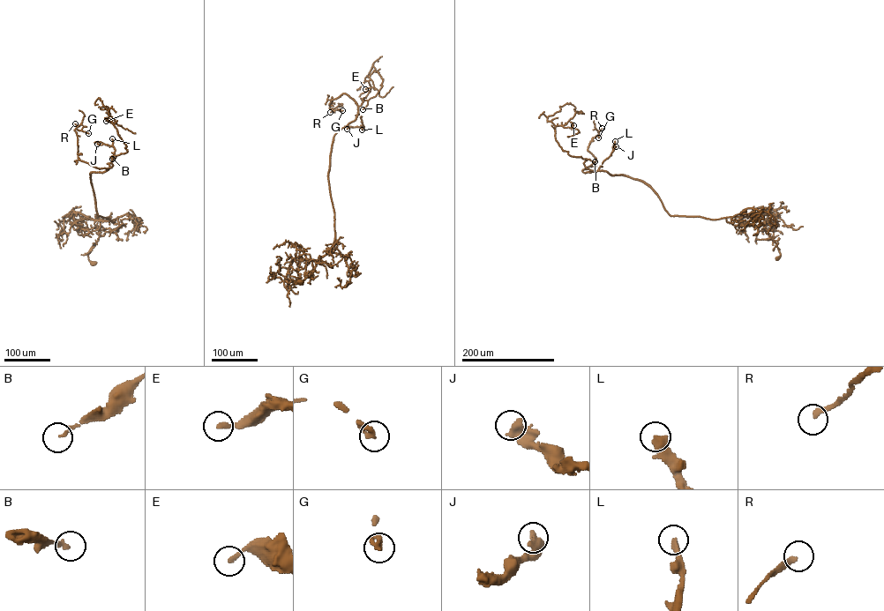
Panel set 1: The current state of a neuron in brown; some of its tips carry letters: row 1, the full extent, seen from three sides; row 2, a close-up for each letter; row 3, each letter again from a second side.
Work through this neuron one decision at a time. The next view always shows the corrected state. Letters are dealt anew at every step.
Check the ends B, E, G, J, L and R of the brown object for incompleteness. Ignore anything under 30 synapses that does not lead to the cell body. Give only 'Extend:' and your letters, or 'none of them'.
Extend: E, L

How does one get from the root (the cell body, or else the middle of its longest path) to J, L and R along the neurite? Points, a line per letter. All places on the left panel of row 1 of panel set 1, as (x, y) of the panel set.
J: (93, 264), (88, 255), (100, 220), (115, 220), (98, 215), (90, 177), (109, 167), (115, 149), (97, 144)
L: (93, 264), (88, 255), (100, 220), (115, 220), (97, 214), (90, 175), (109, 167), (112, 138)
R: (93, 264), (88, 255), (100, 220), (115, 220), (97, 214), (90, 175), (109, 167), (79, 160), (75, 123)

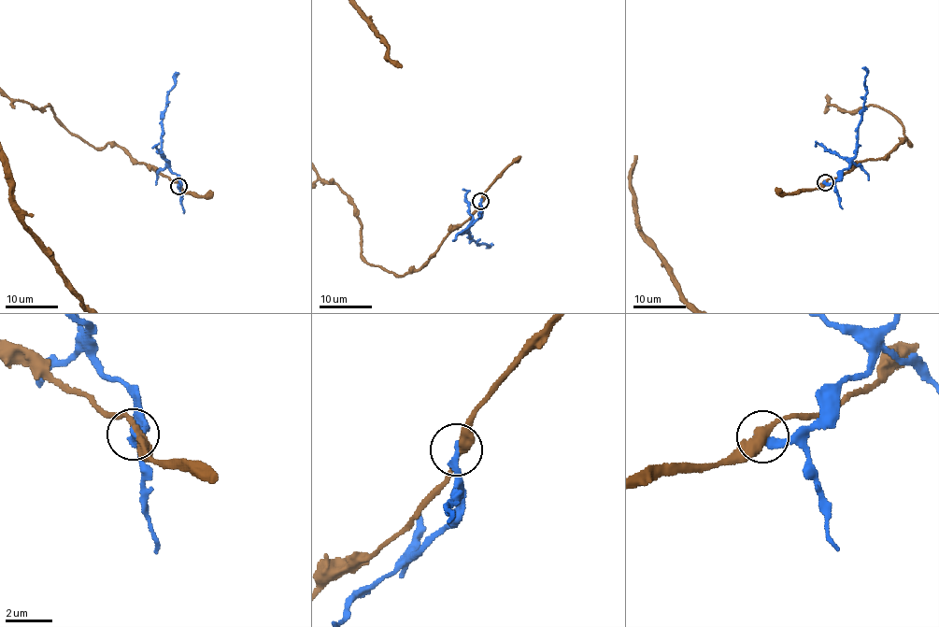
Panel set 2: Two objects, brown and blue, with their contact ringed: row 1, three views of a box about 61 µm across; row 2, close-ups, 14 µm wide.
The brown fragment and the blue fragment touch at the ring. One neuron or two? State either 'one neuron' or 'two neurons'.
two neurons

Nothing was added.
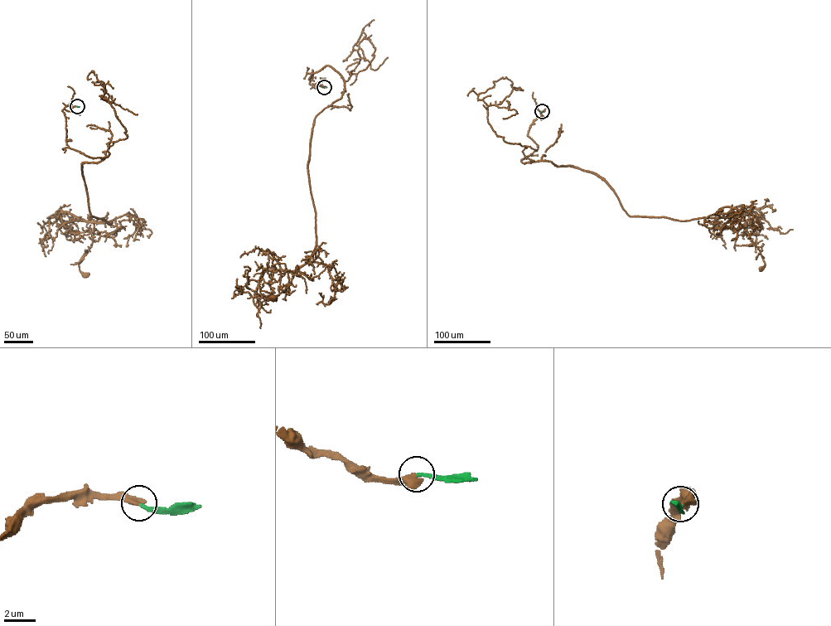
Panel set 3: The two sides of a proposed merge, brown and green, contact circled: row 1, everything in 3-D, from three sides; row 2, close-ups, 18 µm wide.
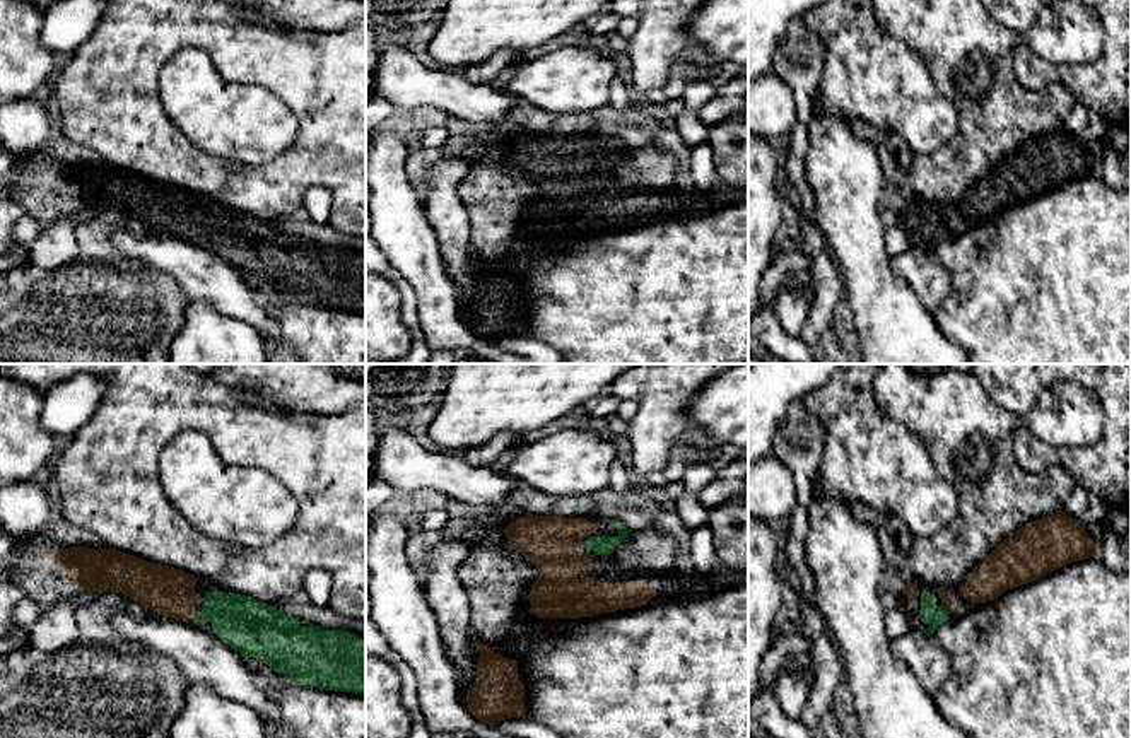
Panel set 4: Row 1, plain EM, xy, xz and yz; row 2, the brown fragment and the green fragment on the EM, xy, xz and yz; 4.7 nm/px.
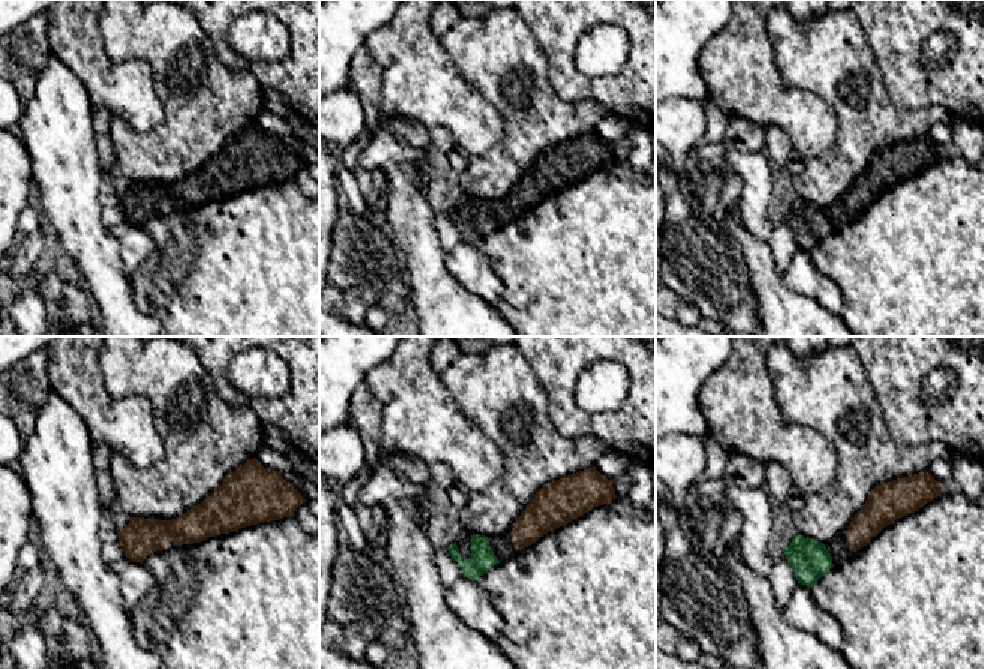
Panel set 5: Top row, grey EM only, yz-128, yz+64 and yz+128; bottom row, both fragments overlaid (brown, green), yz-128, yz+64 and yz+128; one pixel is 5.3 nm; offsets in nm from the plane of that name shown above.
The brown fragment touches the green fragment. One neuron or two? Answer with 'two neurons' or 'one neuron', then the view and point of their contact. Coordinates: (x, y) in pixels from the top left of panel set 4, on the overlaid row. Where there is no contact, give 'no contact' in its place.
one neuron; contact yz (945, 610)

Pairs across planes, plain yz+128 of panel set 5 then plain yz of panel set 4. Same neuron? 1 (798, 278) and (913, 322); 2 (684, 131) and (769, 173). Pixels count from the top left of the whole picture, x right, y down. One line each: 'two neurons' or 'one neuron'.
1: two neurons
2: two neurons

